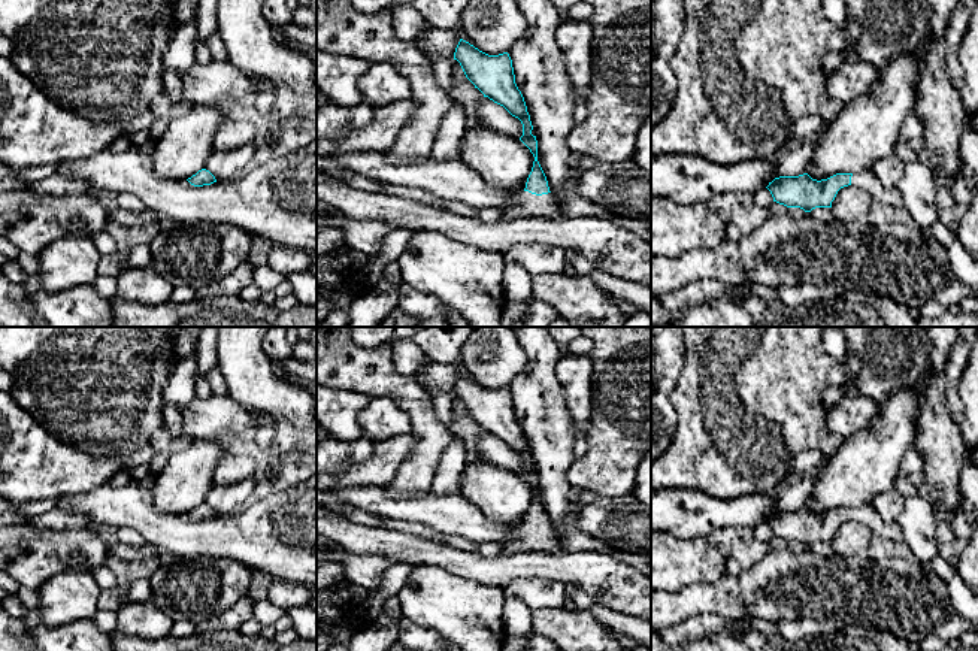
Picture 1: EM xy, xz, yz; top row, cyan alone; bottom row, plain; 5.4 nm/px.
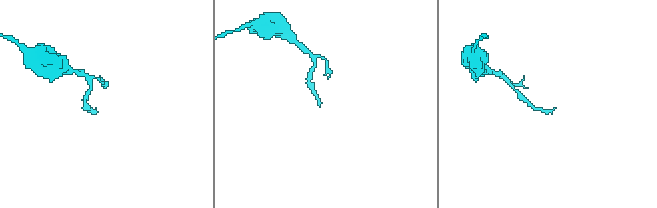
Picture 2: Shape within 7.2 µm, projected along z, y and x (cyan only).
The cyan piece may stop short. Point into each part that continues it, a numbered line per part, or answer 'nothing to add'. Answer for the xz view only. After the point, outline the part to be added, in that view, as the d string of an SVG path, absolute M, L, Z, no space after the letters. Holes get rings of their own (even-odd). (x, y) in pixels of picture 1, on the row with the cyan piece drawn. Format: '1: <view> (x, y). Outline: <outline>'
1: xz (545, 206). Outline: M524 191L521 205L517 208L505 209L500 219L514 221L524 218L557 221L563 219L564 215L561 214L558 202L552 193L536 196L529 191Z

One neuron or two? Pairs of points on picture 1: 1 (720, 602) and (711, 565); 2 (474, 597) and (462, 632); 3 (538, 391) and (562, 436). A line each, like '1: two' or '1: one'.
1: two
2: one
3: one

